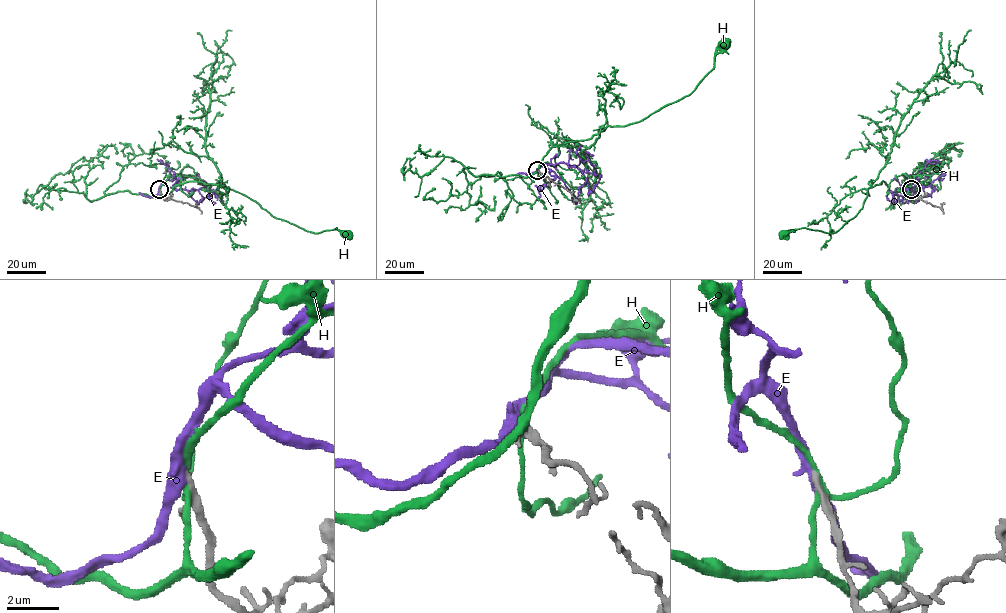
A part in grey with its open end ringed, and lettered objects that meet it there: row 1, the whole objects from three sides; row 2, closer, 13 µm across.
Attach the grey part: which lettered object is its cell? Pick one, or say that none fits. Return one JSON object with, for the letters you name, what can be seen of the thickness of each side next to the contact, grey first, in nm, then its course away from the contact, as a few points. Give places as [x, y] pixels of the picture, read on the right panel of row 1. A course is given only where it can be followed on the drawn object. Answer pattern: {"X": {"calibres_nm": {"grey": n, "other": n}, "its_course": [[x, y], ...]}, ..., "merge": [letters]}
{"merge": []}

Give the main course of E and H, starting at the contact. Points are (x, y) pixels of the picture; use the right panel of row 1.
E: (911, 190), (906, 183), (904, 190), (917, 184), (934, 188), (915, 203)
H: (911, 190), (910, 196), (902, 196), (883, 181), (867, 189), (863, 207), (838, 231), (807, 228), (783, 233)

